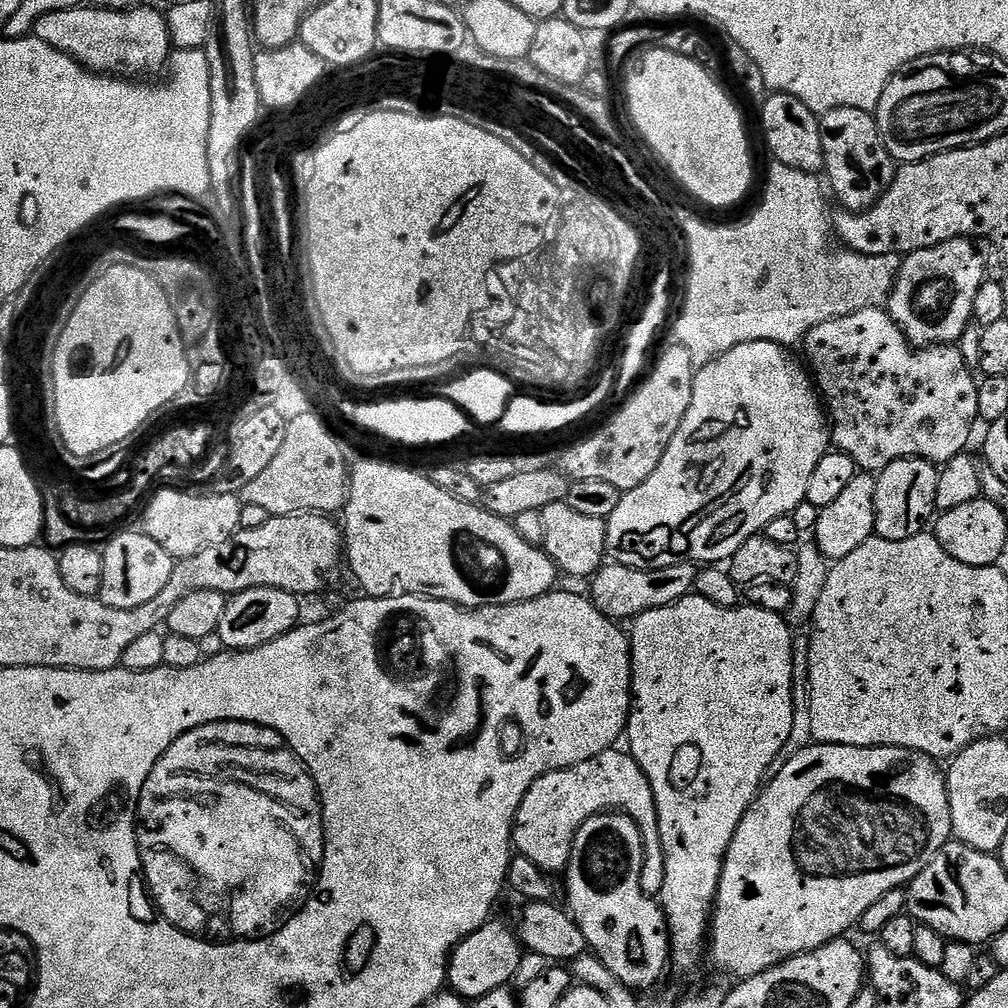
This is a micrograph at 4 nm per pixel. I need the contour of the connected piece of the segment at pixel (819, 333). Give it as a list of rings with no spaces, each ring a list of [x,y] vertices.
[[[873,306],[864,309],[863,312],[854,312],[850,316],[831,321],[830,328],[836,332],[824,332],[828,330],[813,330],[804,337],[802,348],[808,351],[807,367],[810,375],[826,405],[826,415],[830,421],[830,440],[835,451],[844,452],[848,455],[857,469],[868,474],[879,474],[883,468],[890,466],[899,460],[928,460],[931,464],[943,466],[956,456],[965,451],[968,439],[972,436],[972,427],[978,424],[978,380],[974,372],[966,366],[963,361],[959,347],[937,346],[917,350],[909,344],[904,337],[904,331],[896,325],[887,311]]]

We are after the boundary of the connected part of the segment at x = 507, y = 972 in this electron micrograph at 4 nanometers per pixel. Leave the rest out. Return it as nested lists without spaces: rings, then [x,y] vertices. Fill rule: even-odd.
[[[495,922],[483,924],[473,936],[466,937],[454,949],[448,965],[447,983],[451,991],[464,997],[465,1001],[481,1000],[486,994],[511,985],[511,980],[520,968],[520,952],[522,945],[513,929],[511,932],[506,925]]]

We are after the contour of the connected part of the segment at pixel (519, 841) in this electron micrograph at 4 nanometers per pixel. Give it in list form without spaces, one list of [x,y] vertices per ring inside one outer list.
[[[609,751],[579,770],[547,772],[530,786],[512,827],[512,843],[519,855],[530,858],[545,874],[563,873],[576,831],[596,816],[623,814],[633,820],[644,840],[642,886],[648,897],[659,897],[664,881],[664,851],[650,782],[631,754]]]

